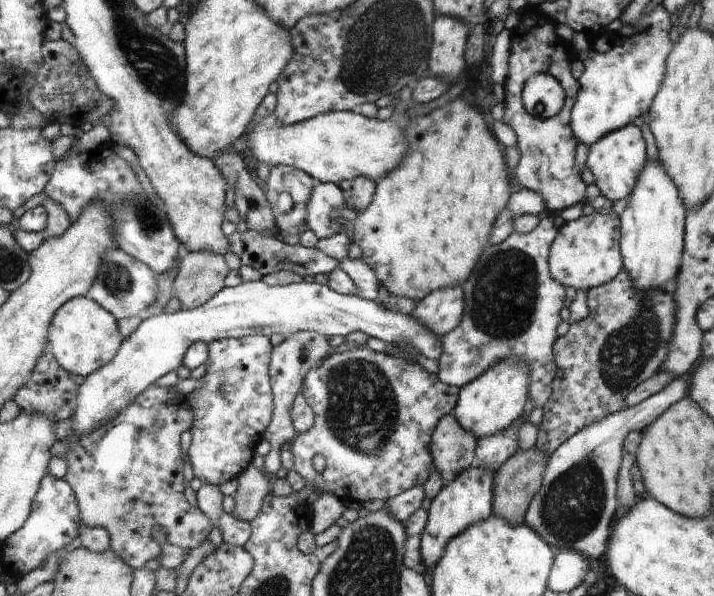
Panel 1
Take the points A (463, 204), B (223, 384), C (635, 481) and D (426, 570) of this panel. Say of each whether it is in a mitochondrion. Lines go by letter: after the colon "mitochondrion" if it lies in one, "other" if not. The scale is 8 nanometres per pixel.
A: other
B: mitochondrion
C: other
D: other

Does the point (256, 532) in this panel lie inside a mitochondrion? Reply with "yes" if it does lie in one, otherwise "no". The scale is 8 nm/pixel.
no

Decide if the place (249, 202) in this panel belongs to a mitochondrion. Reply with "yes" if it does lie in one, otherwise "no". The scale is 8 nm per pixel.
yes

